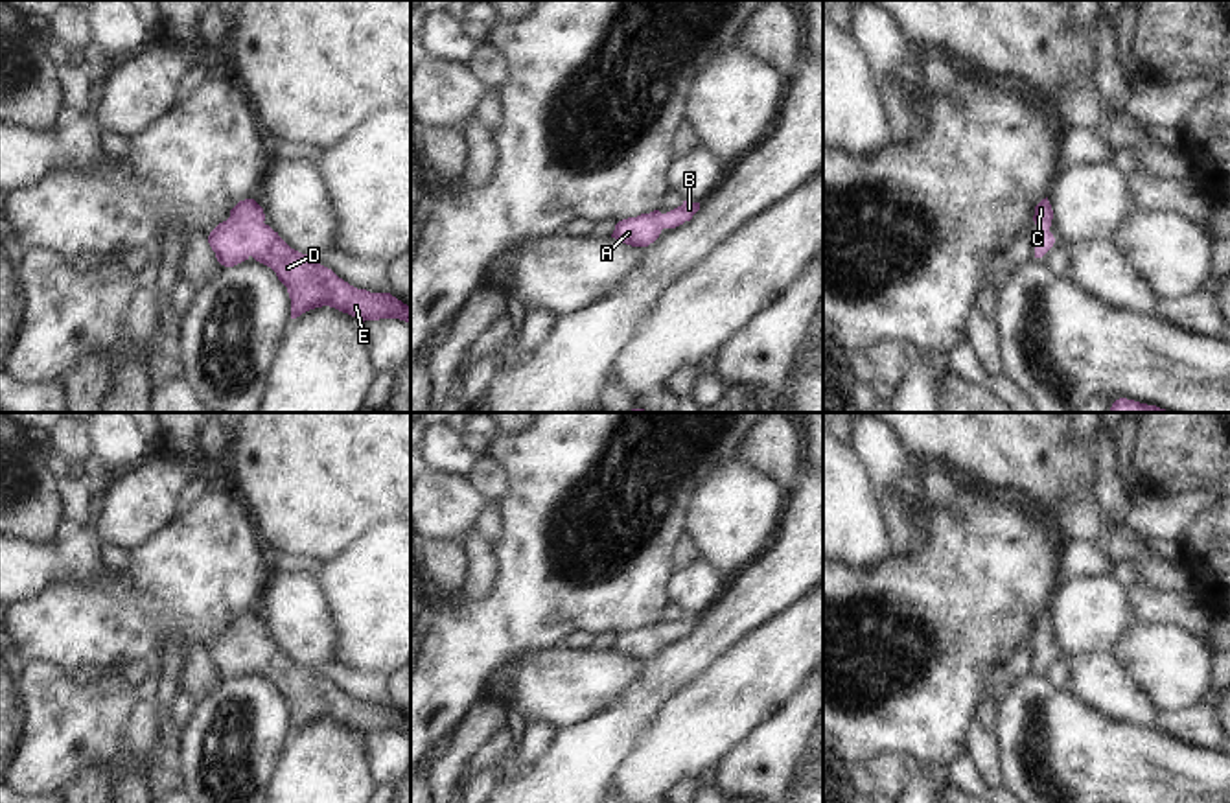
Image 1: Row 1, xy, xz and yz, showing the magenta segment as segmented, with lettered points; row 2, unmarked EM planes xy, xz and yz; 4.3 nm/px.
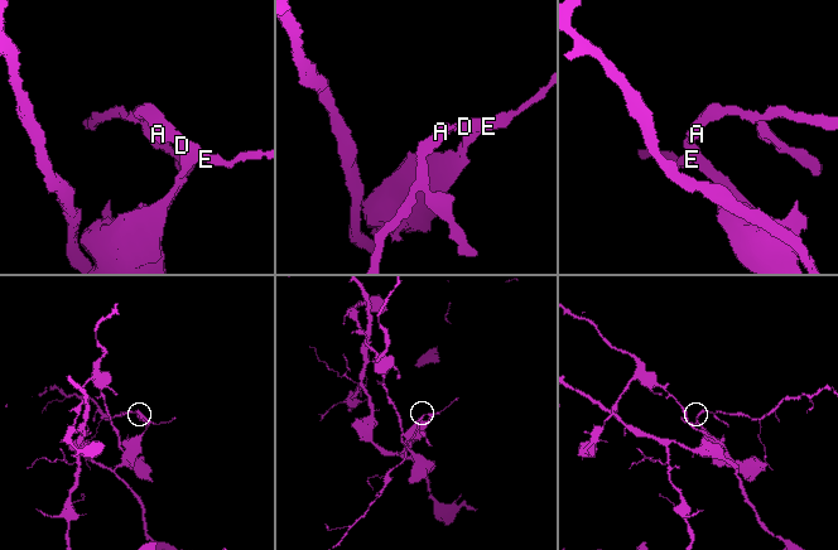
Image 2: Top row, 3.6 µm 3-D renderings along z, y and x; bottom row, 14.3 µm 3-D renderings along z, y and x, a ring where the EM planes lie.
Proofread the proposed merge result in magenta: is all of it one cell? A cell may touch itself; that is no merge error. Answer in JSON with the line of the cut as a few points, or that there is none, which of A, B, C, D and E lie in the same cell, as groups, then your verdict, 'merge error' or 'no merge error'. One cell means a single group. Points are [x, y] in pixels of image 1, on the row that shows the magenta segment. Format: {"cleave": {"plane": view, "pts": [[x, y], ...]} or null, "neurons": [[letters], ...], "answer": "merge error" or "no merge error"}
{"cleave": null, "neurons": [["A", "B", "C", "D", "E"]], "answer": "no merge error"}

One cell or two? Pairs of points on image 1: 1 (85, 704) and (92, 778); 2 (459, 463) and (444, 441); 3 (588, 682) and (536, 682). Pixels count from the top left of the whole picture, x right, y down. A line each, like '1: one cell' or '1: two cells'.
1: two cells
2: one cell
3: one cell

